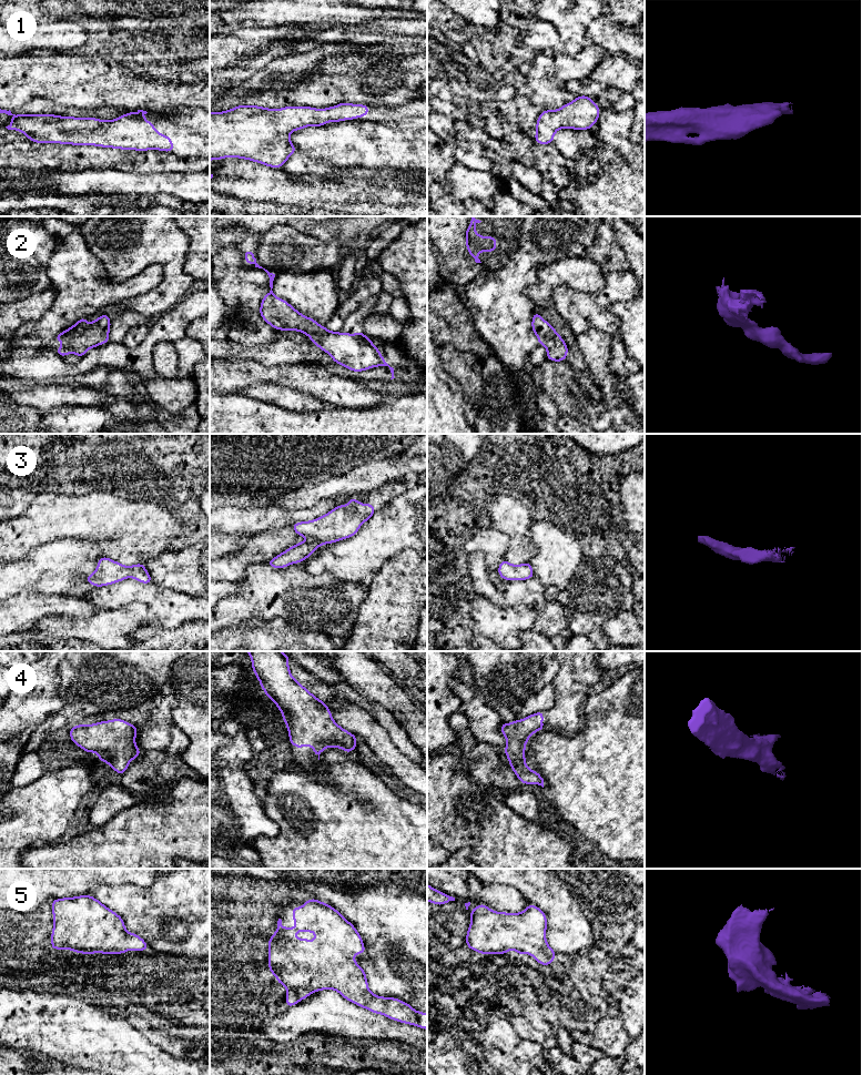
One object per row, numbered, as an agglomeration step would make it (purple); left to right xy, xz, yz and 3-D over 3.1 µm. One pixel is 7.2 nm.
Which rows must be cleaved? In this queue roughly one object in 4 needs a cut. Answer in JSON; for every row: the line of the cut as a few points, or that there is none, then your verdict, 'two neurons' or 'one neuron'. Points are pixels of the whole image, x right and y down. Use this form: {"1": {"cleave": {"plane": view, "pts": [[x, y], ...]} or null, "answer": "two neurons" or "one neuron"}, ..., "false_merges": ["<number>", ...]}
{"1": {"cleave": null, "answer": "one neuron"}, "2": {"cleave": null, "answer": "one neuron"}, "3": {"cleave": null, "answer": "one neuron"}, "4": {"cleave": null, "answer": "one neuron"}, "5": {"cleave": null, "answer": "one neuron"}, "false_merges": []}

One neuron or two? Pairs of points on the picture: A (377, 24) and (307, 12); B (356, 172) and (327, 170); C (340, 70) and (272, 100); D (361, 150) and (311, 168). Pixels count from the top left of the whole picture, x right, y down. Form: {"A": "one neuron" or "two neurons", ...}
{"A": "two neurons", "B": "one neuron", "C": "one neuron", "D": "two neurons"}

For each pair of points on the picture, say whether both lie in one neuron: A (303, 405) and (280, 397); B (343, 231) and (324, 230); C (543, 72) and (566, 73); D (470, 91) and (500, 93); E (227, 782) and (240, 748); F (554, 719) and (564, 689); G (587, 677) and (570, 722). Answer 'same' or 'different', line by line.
A: same
B: same
C: different
D: same
E: same
F: same
G: same

